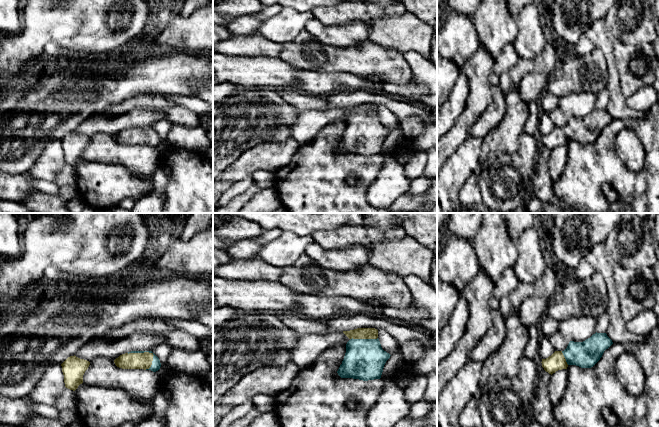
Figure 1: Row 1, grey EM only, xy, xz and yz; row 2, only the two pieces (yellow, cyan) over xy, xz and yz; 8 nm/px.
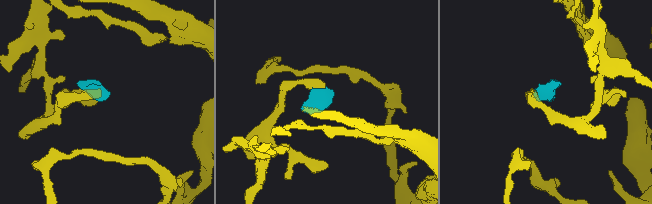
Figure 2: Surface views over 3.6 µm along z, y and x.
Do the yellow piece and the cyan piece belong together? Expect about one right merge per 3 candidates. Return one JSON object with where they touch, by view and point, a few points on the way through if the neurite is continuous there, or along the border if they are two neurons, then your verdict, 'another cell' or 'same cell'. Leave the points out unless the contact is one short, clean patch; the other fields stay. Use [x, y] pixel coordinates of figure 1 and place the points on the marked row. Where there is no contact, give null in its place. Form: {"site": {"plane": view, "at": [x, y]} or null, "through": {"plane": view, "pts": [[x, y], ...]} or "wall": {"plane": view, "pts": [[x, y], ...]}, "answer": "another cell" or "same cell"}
{"site": {"plane": "xy", "at": [145, 352]}, "through": {"plane": "xy", "pts": [[144, 360], [145, 352], [153, 355], [156, 364]]}, "answer": "same cell"}

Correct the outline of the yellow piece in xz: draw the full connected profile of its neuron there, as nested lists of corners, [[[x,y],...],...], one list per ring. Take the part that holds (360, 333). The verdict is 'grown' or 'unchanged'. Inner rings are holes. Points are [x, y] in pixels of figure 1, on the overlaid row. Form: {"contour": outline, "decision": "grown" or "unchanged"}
{"contour": [[[357,328],[343,331],[350,339],[337,373],[341,378],[363,381],[380,379],[390,354],[384,351],[375,328]]], "decision": "grown"}

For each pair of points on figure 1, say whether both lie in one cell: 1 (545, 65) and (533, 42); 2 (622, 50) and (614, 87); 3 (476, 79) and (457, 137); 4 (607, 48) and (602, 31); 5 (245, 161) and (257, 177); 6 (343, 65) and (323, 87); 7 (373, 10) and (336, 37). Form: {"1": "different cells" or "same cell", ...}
{"1": "different cells", "2": "different cells", "3": "same cell", "4": "same cell", "5": "different cells", "6": "different cells", "7": "different cells"}

